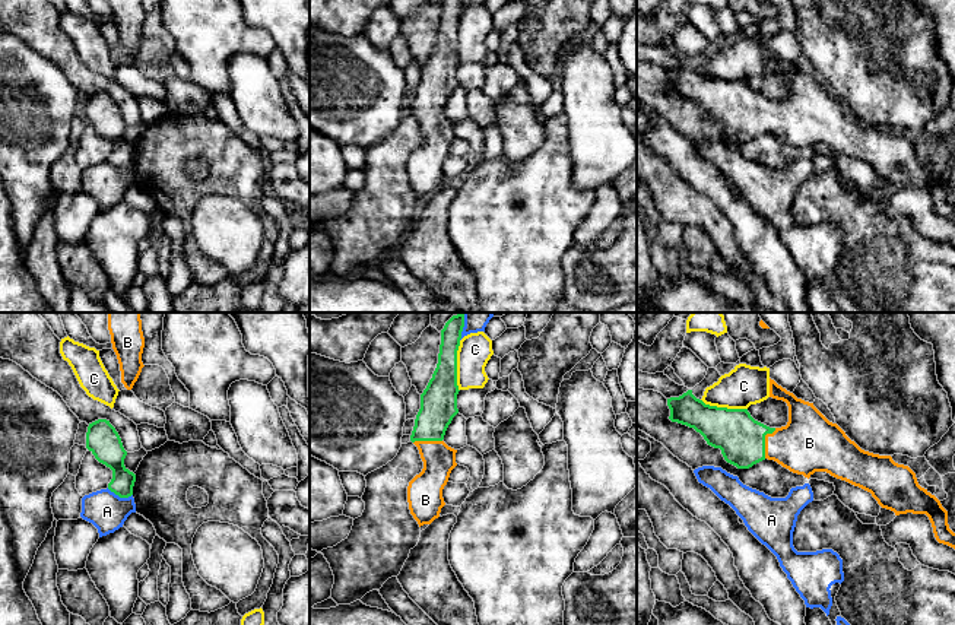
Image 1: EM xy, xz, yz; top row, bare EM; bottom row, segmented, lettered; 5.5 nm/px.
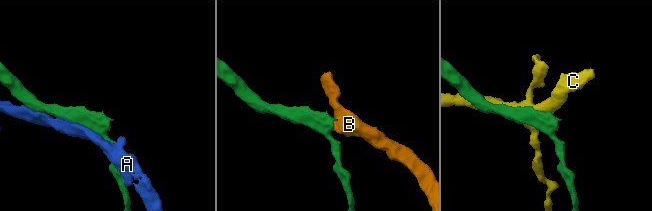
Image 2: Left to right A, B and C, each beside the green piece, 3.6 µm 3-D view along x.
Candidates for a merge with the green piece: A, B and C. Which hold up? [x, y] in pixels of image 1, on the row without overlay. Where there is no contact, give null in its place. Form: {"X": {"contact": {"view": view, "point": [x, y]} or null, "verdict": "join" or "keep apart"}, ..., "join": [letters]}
{"A": {"contact": {"view": "xy", "point": [120, 170]}, "verdict": "keep apart"}, "B": {"contact": {"view": "yz", "point": [764, 114]}, "verdict": "join"}, "C": {"contact": {"view": "xz", "point": [456, 38]}, "verdict": "keep apart"}, "join": ["B"]}

